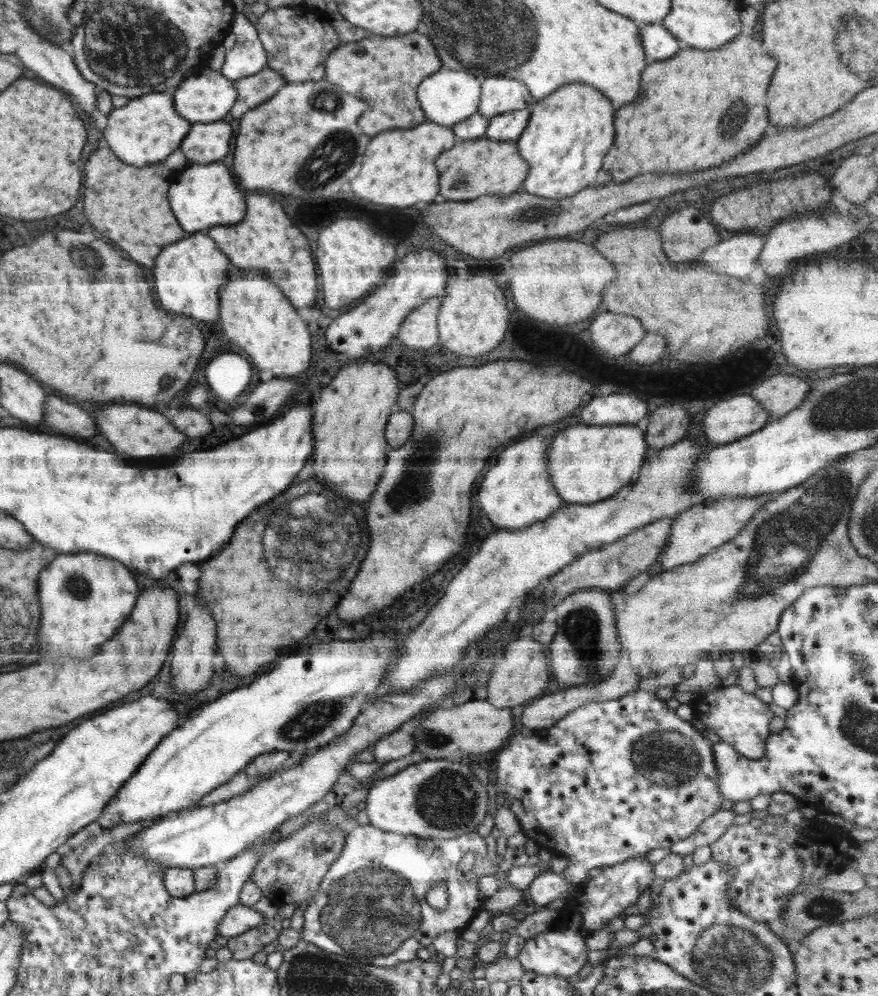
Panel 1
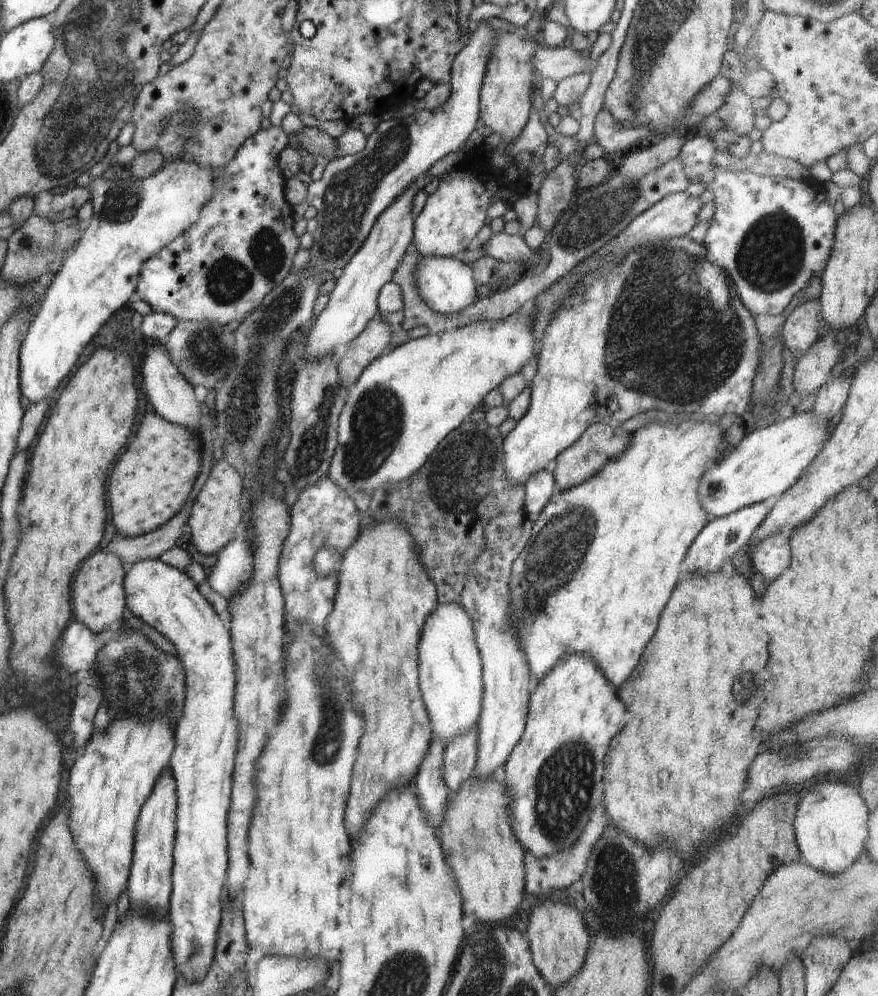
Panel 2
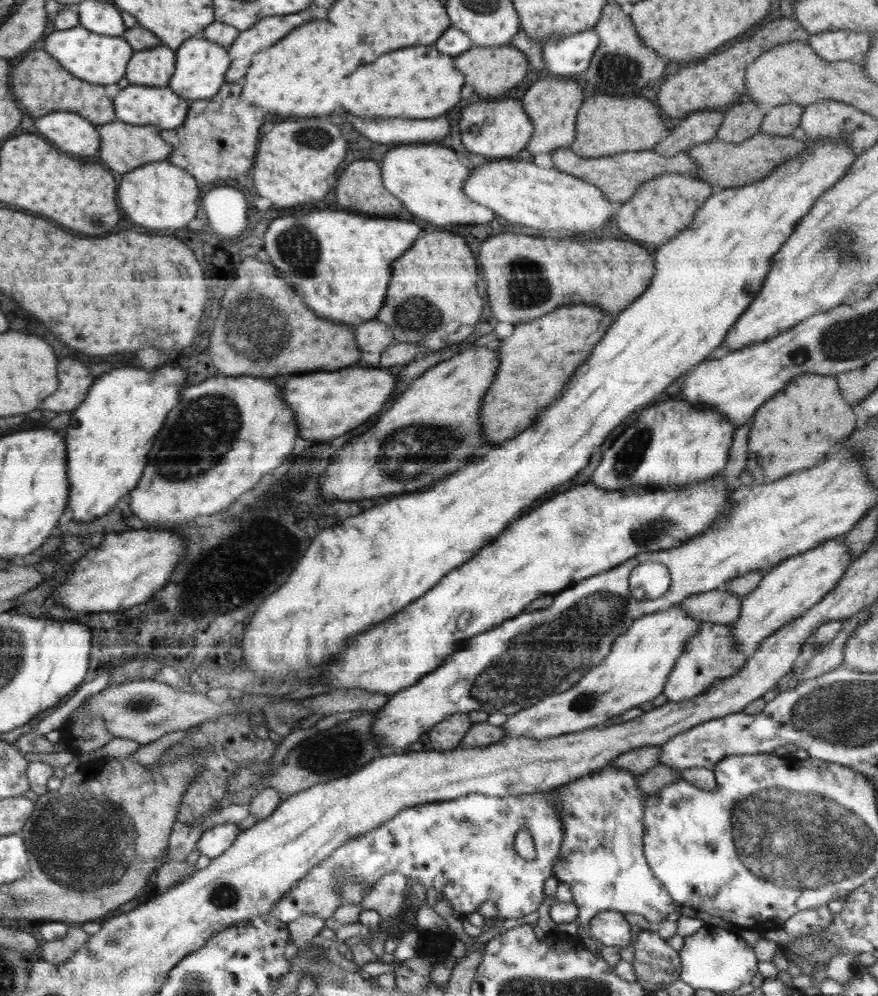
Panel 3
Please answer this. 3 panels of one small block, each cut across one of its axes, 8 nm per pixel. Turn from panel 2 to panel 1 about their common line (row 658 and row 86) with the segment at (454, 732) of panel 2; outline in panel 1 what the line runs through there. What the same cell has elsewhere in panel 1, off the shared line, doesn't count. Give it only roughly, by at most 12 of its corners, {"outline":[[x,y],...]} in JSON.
{"outline":[[439,68],[418,88],[426,120],[451,127],[478,112],[481,82]]}

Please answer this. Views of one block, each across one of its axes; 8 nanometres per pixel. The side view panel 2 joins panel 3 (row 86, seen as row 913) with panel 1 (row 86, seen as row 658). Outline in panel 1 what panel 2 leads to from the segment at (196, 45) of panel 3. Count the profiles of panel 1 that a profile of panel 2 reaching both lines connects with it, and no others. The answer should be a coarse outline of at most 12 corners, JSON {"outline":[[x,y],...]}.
{"outline":[[213,69],[172,91],[192,124],[229,116],[233,81]]}

